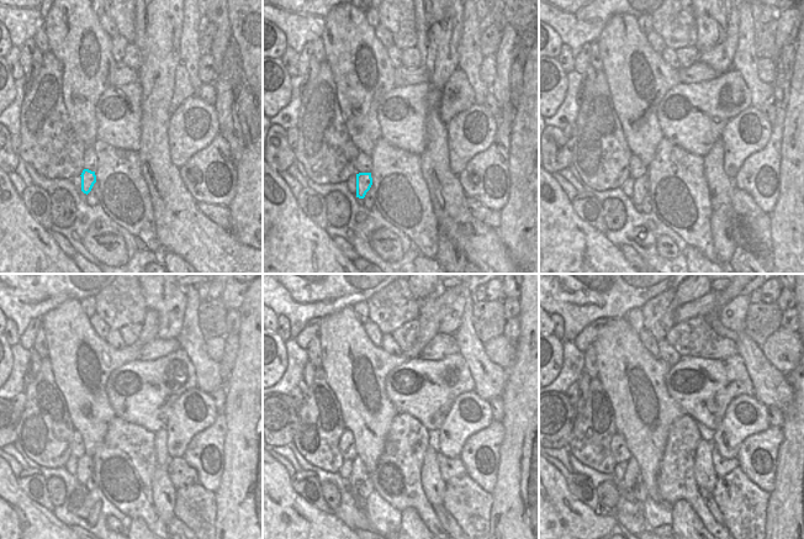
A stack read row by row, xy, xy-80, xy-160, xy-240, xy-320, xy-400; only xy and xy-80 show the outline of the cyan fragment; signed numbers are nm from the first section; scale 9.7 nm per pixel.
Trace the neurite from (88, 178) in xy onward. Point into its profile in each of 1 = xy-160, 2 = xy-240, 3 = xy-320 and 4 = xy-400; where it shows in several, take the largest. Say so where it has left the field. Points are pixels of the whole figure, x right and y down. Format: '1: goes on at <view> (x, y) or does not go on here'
1: goes on at xy-160 (640, 189)
2: goes on at xy-240 (85, 464)
3: goes on at xy-320 (359, 474)
4: goes on at xy-400 (633, 477)

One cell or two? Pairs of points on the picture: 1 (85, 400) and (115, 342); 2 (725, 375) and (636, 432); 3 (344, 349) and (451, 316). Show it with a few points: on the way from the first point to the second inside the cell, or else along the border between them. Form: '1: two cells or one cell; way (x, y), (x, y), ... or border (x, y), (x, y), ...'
1: two cells; border (104, 339), (115, 348), (122, 349), (125, 347)
2: two cells; border (666, 379), (666, 391), (686, 413)
3: two cells; border (460, 295), (448, 308), (438, 331)

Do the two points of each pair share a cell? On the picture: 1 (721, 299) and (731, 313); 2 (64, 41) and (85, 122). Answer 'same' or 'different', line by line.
1: different
2: same

